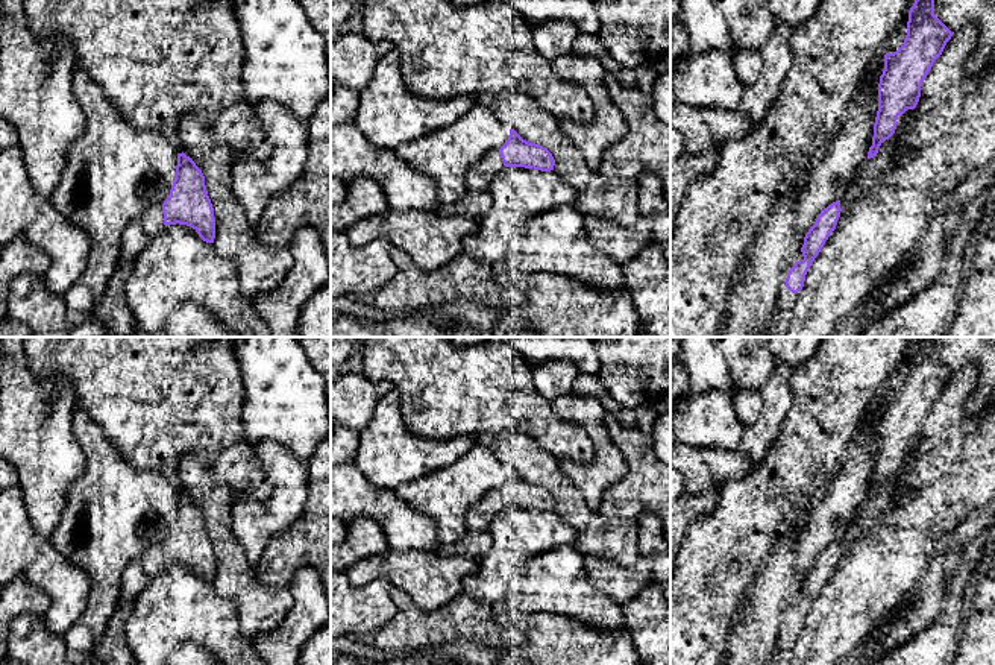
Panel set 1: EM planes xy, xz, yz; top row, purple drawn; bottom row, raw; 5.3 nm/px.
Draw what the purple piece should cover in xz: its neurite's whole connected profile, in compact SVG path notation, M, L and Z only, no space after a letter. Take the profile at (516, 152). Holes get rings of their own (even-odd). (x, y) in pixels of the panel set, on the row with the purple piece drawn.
M510 129L507 143L499 150L487 152L481 161L469 170L466 187L470 191L487 191L505 167L551 172L554 165L555 159L546 147L529 143L514 129Z

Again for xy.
M184 152L177 153L174 181L164 203L149 206L124 228L120 261L132 266L140 252L161 234L165 225L176 223L191 226L203 241L214 243L215 217L205 176Z

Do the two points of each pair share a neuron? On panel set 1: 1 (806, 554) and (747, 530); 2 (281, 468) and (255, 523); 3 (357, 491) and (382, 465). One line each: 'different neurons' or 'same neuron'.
1: different neurons
2: same neuron
3: different neurons

